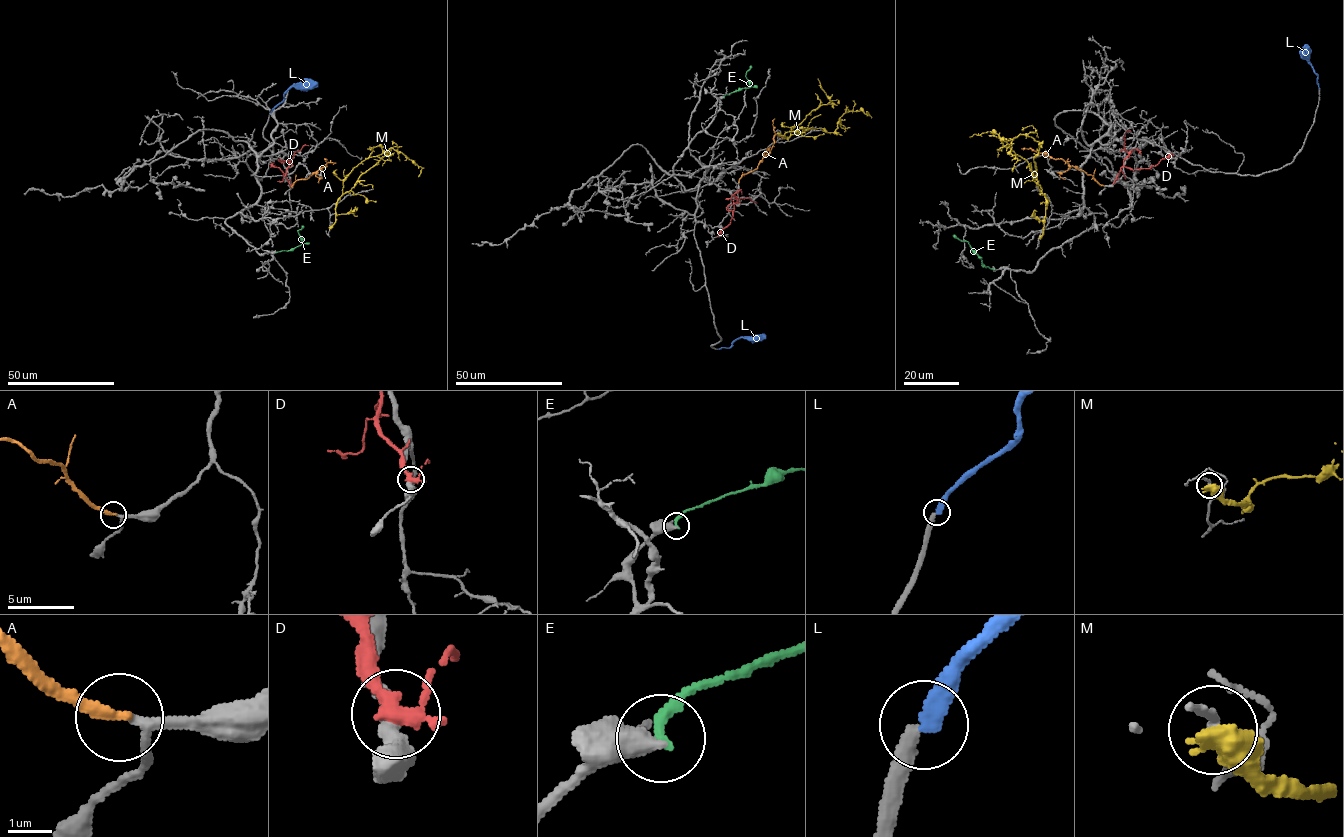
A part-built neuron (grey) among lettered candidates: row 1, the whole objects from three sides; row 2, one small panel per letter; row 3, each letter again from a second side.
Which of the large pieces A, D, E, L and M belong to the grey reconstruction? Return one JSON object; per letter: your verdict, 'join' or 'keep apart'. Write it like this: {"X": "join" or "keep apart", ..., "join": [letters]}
{"A": "join", "D": "keep apart", "E": "keep apart", "L": "keep apart", "M": "keep apart", "join": ["A"]}

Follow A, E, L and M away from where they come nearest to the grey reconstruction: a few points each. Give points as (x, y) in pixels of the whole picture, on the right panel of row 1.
A: (1103, 185), (1062, 159), (1021, 148)
E: (994, 270), (983, 264), (967, 242), (953, 235)
L: (1319, 88), (1317, 75), (1301, 50)
M: (1039, 237), (1045, 197), (1034, 162), (1039, 143), (1031, 136), (1011, 141), (1018, 159), (1012, 171)

